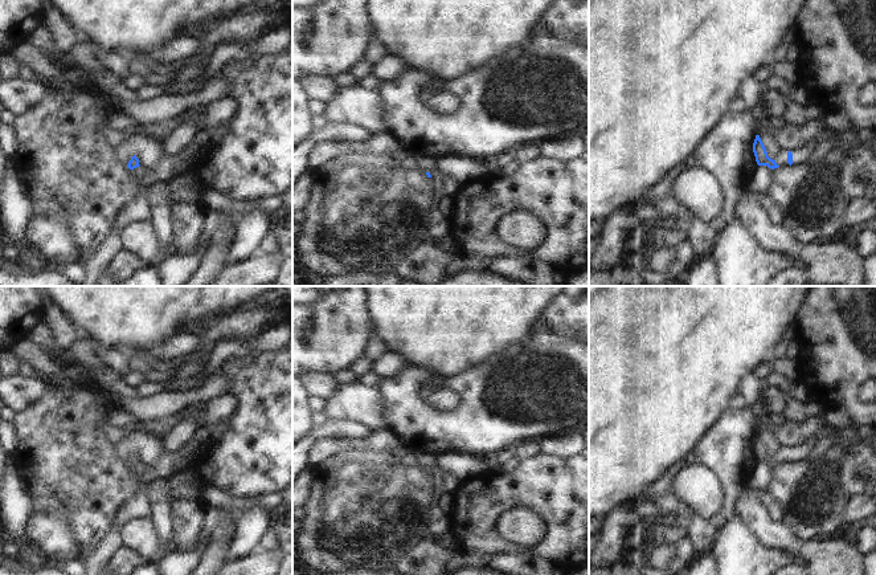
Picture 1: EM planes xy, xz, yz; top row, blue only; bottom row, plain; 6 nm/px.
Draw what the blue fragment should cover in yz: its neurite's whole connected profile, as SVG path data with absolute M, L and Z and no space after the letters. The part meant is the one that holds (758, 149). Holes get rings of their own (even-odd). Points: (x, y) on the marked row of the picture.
M756 135L754 143L753 143L753 152L754 152L756 162L758 166L767 166L771 170L779 167L775 163L775 160L773 160L767 156L766 148L765 148L760 135Z

